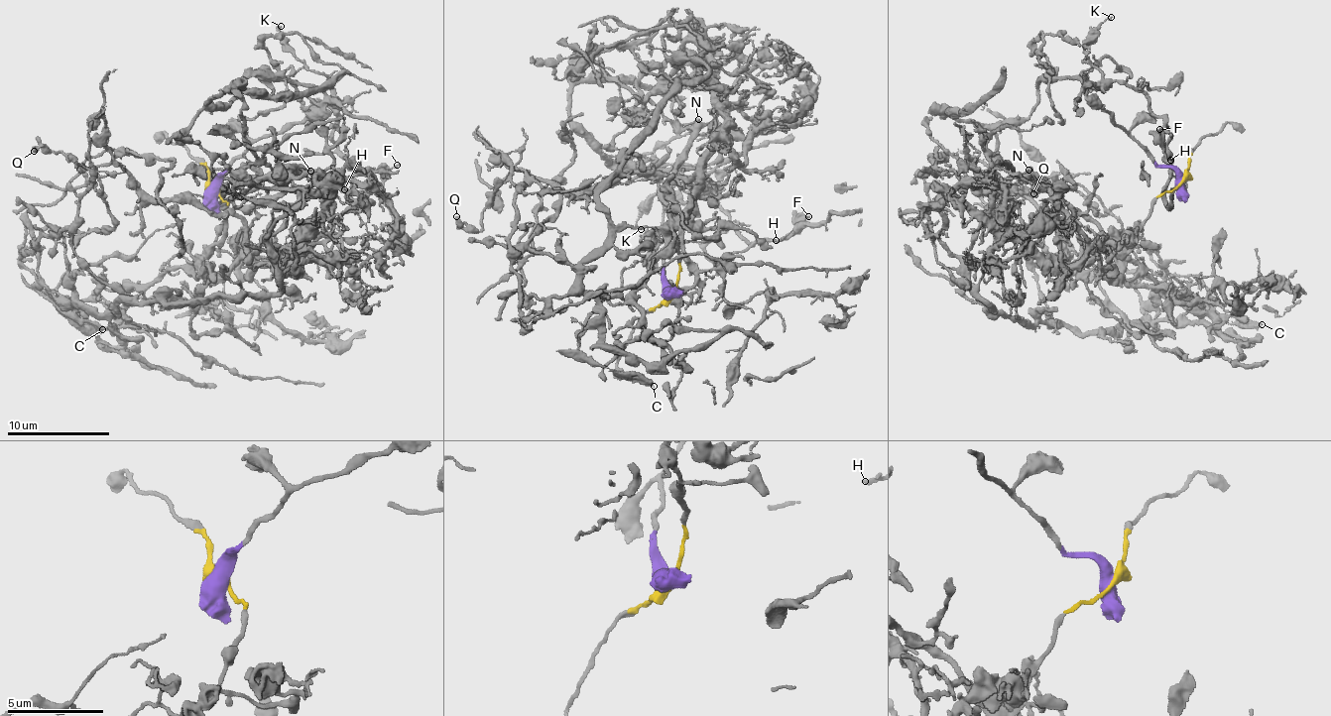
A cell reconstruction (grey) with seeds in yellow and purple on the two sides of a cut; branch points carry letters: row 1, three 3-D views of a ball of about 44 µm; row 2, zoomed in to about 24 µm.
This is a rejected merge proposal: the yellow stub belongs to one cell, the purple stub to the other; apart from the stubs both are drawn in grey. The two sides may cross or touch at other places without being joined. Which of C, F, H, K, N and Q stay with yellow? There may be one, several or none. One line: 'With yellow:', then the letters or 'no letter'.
With yellow: C, N, Q

